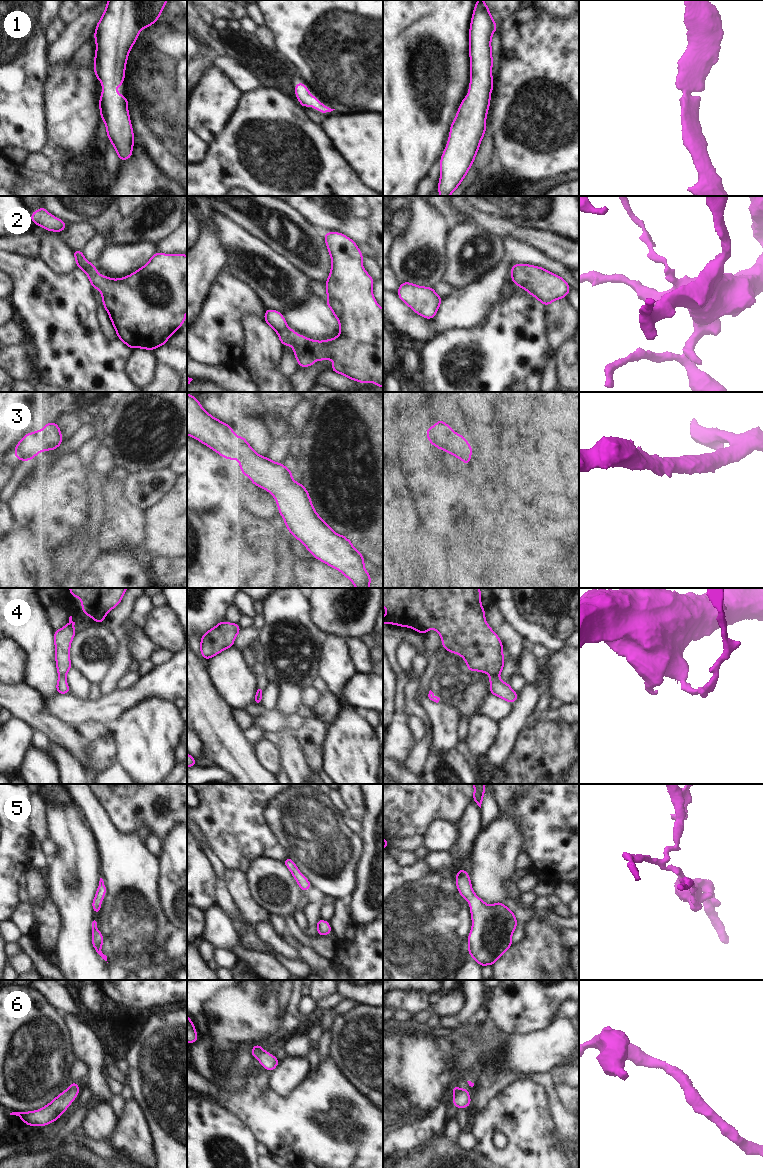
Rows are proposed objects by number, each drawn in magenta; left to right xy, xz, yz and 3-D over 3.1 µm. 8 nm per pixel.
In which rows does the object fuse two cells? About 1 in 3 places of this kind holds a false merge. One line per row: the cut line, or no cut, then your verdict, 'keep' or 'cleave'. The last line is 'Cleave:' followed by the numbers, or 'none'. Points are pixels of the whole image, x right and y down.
1: no cut | keep
2: xz (287, 327), (278, 333) | cleave
3: no cut | keep
4: yz (490, 674), (497, 676) | cleave
5: no cut | keep
6: no cut | keep
Cleave: 2, 4

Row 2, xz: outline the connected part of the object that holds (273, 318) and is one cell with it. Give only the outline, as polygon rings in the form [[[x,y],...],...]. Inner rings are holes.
[[[266,309],[264,314],[265,322],[277,333],[288,328],[284,315],[277,310]]]

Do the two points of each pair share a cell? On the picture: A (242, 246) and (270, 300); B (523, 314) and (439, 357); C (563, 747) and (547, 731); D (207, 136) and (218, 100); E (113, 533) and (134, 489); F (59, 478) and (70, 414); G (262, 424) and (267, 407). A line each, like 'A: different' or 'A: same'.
A: same
B: same
C: same
D: same
E: different
F: same
G: different

